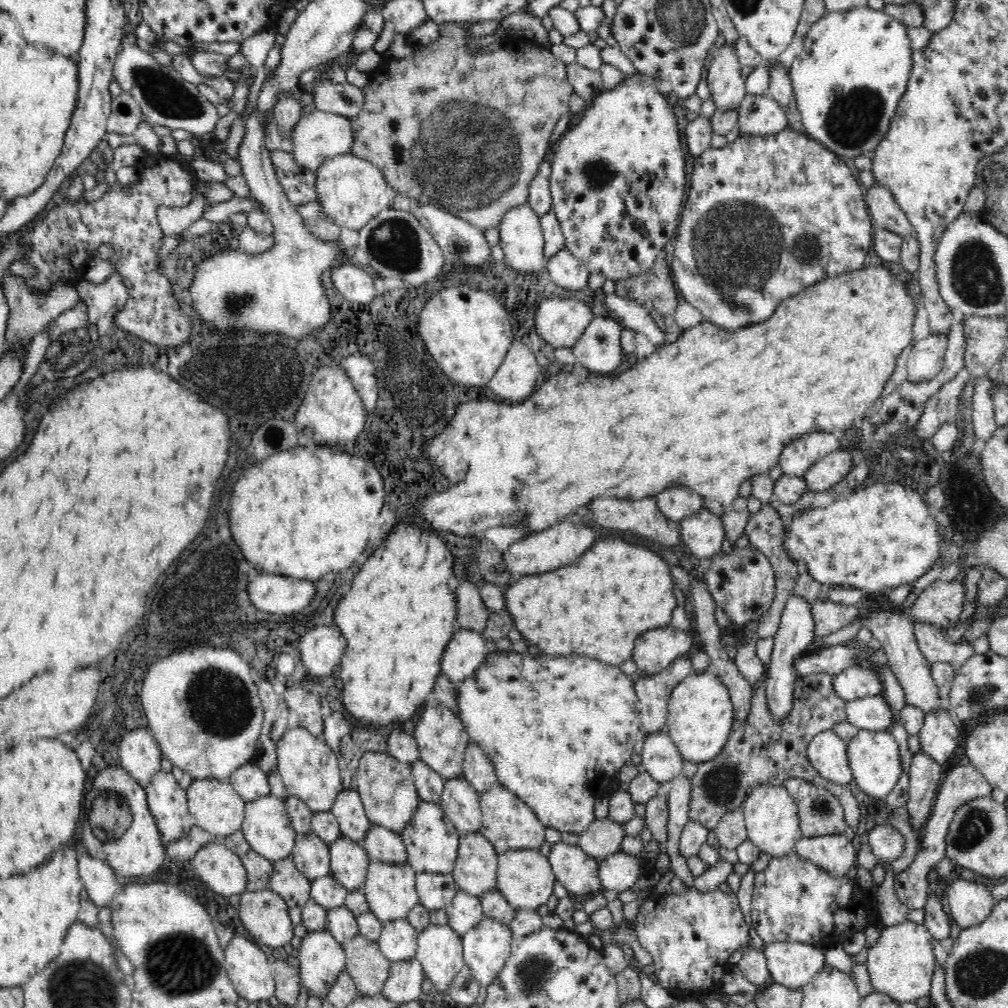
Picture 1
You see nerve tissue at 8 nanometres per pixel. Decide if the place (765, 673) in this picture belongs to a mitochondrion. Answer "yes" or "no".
no

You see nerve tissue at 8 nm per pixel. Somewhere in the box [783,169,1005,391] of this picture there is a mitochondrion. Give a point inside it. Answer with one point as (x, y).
(818, 252)

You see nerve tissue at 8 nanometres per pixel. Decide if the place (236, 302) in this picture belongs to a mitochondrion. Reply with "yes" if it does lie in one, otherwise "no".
yes

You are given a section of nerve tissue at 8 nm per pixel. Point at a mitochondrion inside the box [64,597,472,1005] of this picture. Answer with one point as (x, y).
(180, 964)

